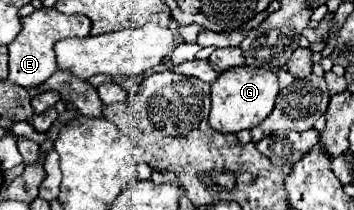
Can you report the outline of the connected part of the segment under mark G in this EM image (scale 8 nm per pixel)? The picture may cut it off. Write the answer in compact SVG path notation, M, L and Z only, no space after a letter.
M237 66L229 68L219 74L219 78L211 84L211 112L209 112L209 124L217 132L239 132L239 130L251 130L253 126L261 124L273 110L275 98L279 94L277 86L277 74L263 68L251 68L251 66Z

